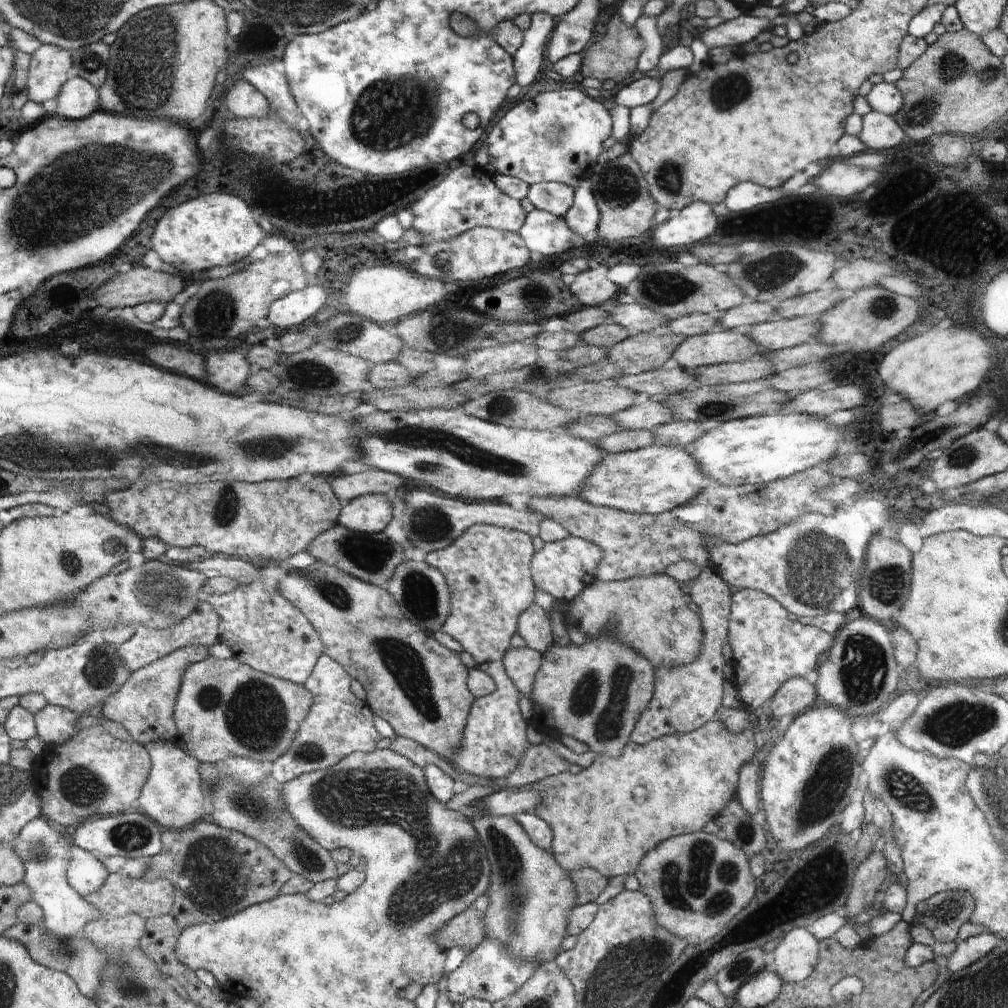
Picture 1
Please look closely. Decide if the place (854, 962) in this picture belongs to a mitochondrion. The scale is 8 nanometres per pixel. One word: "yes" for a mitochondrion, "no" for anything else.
no

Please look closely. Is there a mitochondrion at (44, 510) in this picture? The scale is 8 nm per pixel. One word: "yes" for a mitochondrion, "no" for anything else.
no

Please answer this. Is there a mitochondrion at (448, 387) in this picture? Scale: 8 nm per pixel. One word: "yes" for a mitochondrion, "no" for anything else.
no

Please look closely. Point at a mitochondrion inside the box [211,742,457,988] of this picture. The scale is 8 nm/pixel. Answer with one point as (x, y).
(259, 808)

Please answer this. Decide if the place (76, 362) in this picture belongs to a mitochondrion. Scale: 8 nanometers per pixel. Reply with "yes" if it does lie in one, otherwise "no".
no

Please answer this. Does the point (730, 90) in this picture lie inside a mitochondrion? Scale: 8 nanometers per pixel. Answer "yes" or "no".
yes

